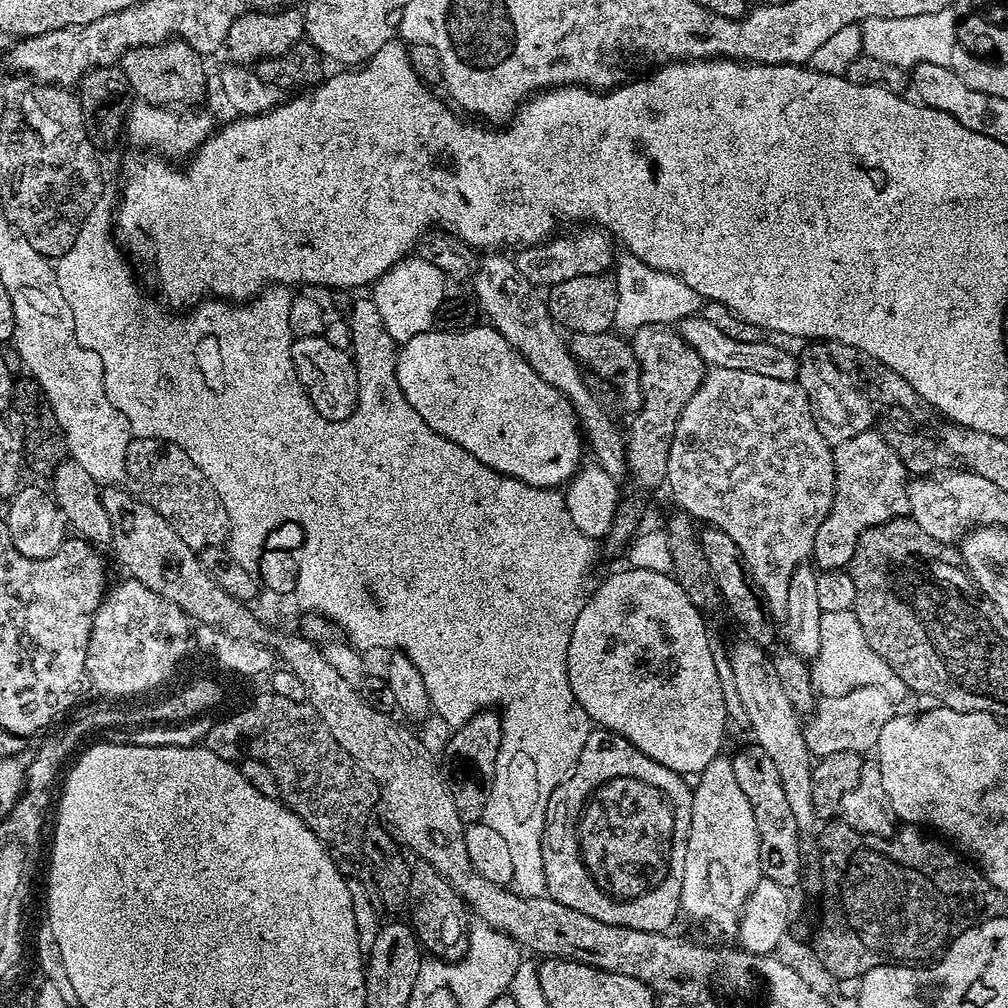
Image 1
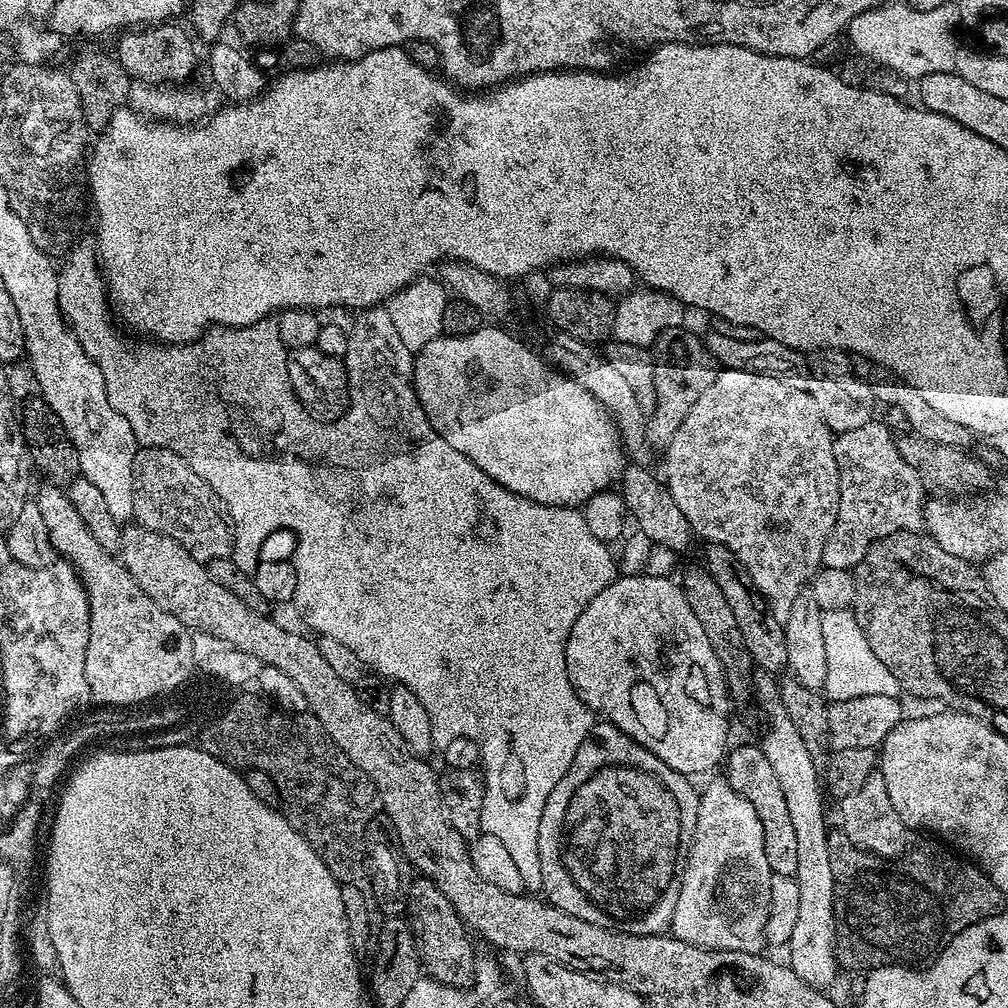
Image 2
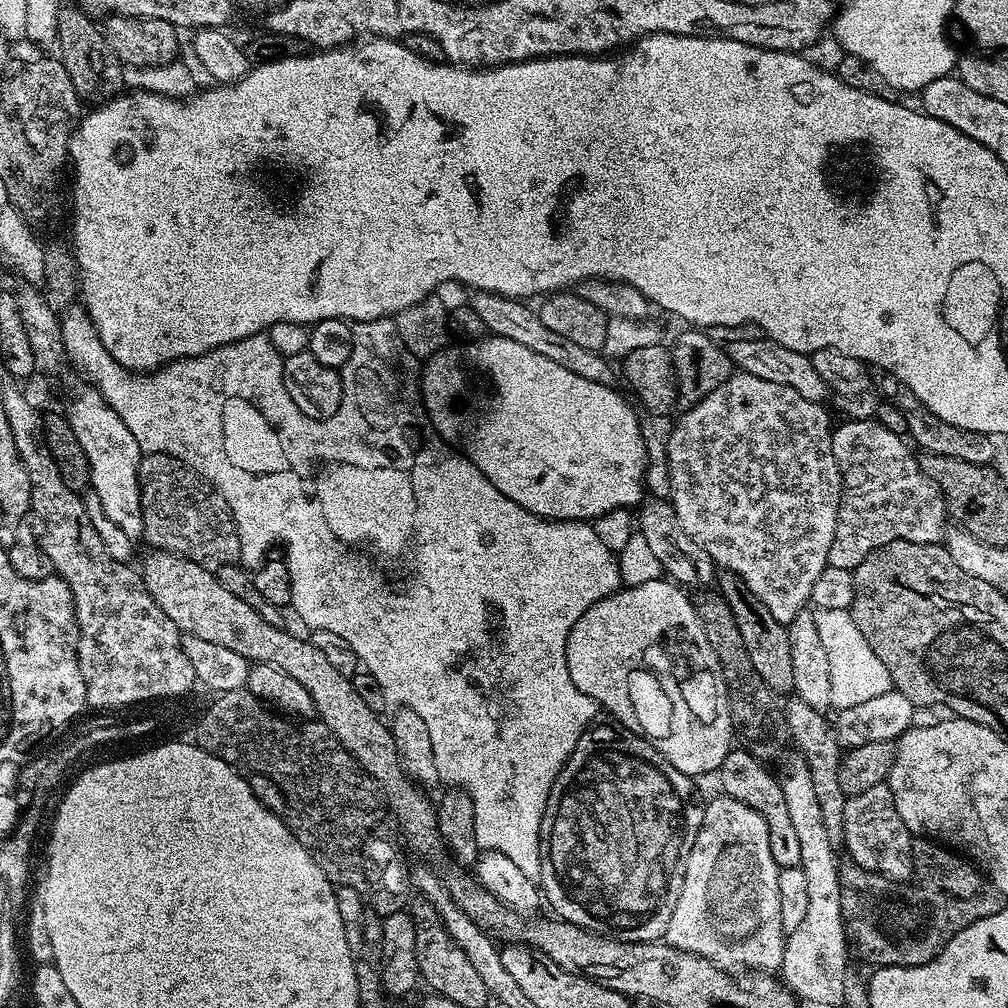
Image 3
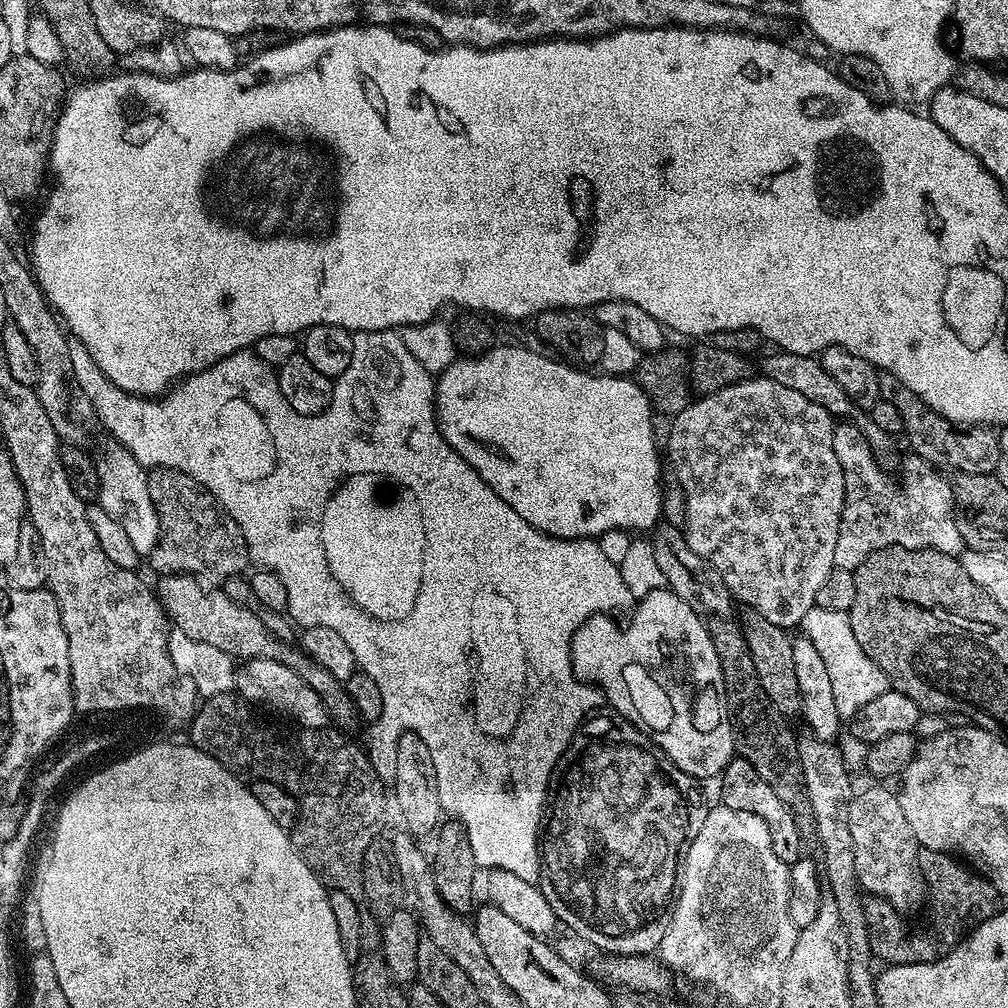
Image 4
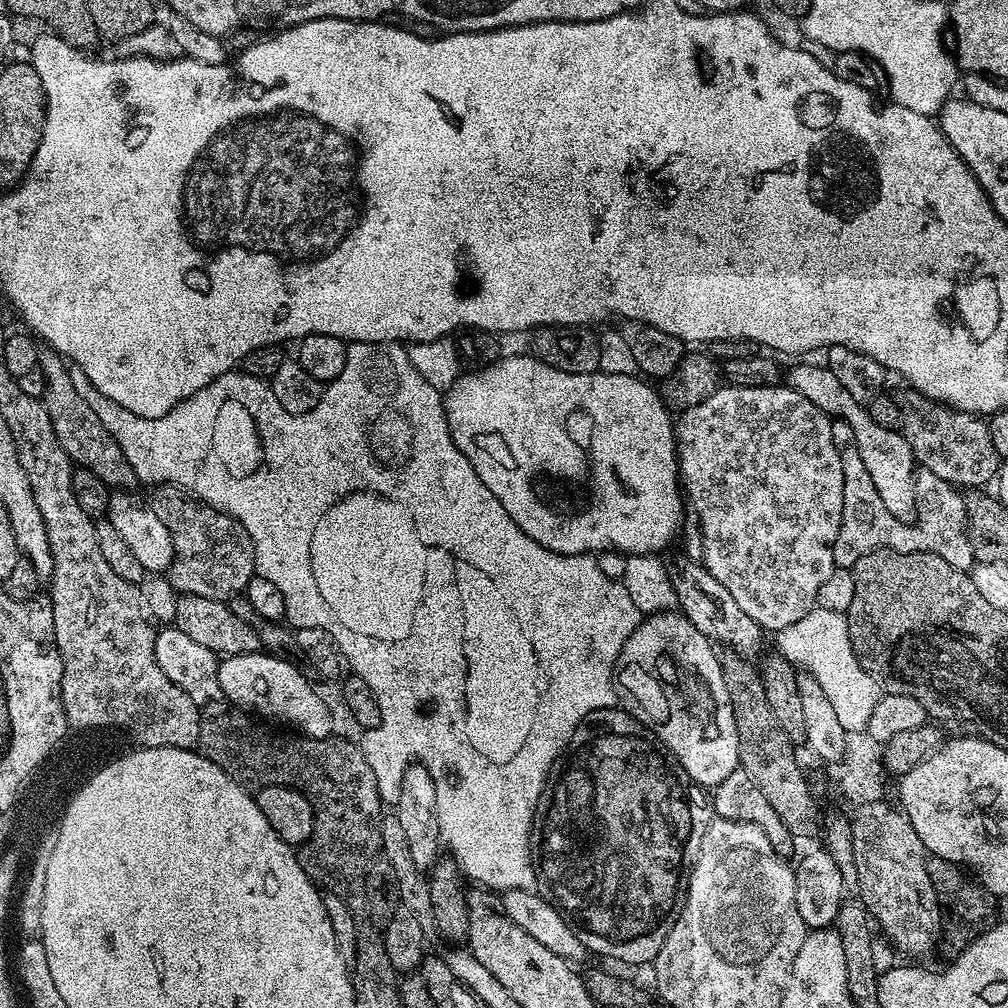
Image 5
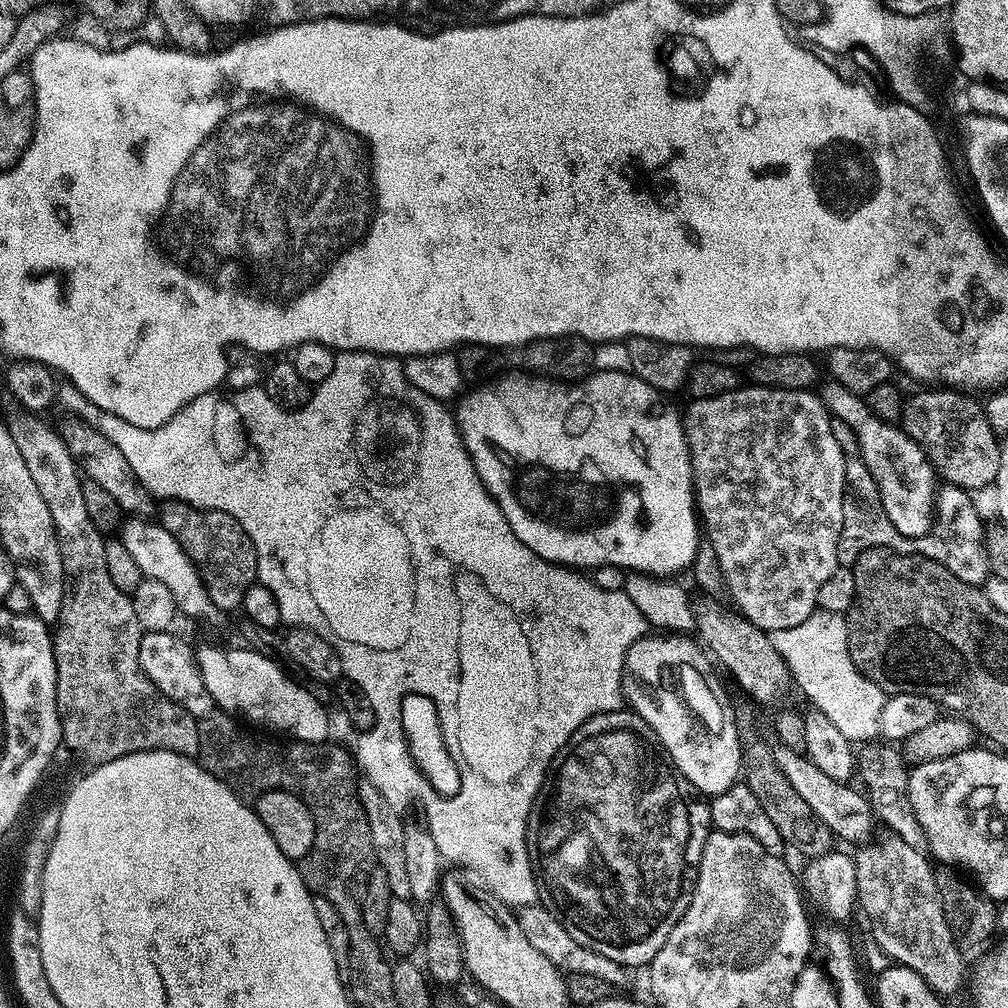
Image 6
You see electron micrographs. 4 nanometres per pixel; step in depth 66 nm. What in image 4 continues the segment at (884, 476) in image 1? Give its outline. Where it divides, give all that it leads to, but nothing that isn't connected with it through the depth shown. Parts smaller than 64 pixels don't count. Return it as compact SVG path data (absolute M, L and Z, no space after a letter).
M840 422L833 427L832 437L834 438L834 454L838 454L838 462L842 466L842 474L844 475L844 509L842 510L842 518L840 519L840 529L838 530L838 543L834 545L834 562L838 568L850 568L855 570L862 562L866 562L866 558L870 558L870 554L874 554L883 548L933 548L936 552L941 552L947 556L959 557L965 551L964 539L962 534L958 534L958 522L956 521L956 499L952 496L952 484L947 475L941 474L931 464L927 464L920 456L908 454L908 457L900 464L900 488L895 488L890 481L884 477L884 472L880 469L880 464L876 461L877 453L869 444L864 433L859 427L852 422Z

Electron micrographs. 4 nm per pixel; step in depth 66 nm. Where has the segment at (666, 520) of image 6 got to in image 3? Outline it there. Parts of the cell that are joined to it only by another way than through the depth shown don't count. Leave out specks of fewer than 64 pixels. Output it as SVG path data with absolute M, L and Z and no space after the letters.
M488 334L479 342L456 346L460 348L452 347L445 347L444 351L437 352L423 365L419 385L424 411L427 412L432 427L436 429L441 440L451 445L457 453L462 454L464 459L469 460L495 488L502 490L506 499L522 506L522 510L539 516L542 520L557 522L573 520L593 522L600 516L619 508L635 509L645 499L644 473L648 467L648 455L644 449L644 435L640 429L642 420L639 415L636 417L636 412L628 405L627 398L611 388L611 383L600 383L579 377L578 374L570 373L565 367L558 366L557 362L552 362L545 355L536 354L529 347L522 346L521 343L511 341L509 338Z

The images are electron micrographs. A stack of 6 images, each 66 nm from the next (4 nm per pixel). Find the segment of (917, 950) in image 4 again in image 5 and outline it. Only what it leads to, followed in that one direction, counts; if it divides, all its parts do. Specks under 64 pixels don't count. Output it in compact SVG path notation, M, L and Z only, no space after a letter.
M928 856L926 874L930 874L930 882L934 886L940 903L943 947L948 947L952 954L959 954L966 946L975 942L993 923L997 915L995 914L997 901L991 892L984 889L984 885L979 880L954 862L946 862L937 856Z

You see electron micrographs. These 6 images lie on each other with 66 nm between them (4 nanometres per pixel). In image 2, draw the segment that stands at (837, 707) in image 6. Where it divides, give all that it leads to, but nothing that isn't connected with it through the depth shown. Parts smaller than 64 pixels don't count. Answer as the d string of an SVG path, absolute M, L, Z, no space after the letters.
M830 610L822 618L822 635L826 641L826 682L822 689L829 701L862 698L870 694L899 697L902 689L898 678L882 666L878 654L870 650L870 642L866 642L866 634L862 634L862 626L858 626L856 614L851 610Z

